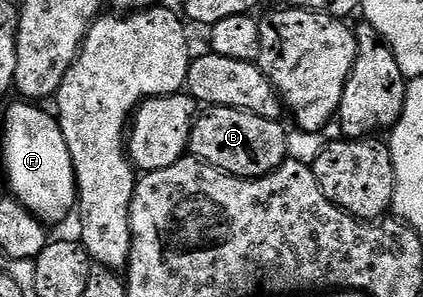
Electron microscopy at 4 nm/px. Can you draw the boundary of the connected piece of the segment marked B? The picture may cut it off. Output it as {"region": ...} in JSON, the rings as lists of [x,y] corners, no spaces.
{"region":[[[209,107],[193,122],[188,152],[198,161],[206,161],[233,177],[266,177],[288,158],[288,132],[283,126],[281,121],[272,121],[242,109]]]}

